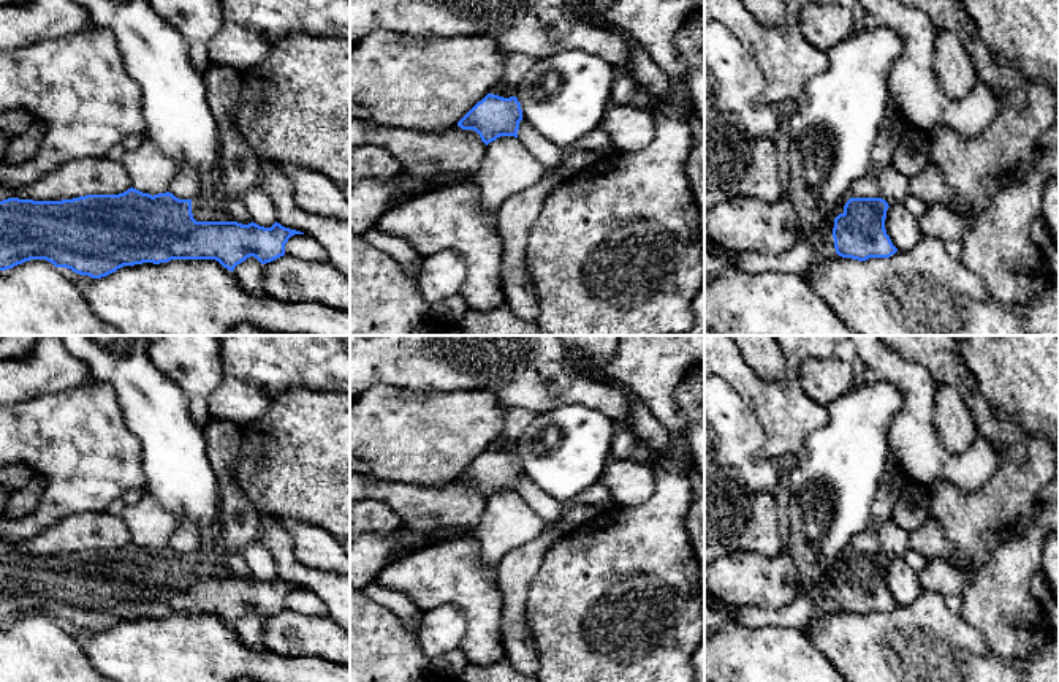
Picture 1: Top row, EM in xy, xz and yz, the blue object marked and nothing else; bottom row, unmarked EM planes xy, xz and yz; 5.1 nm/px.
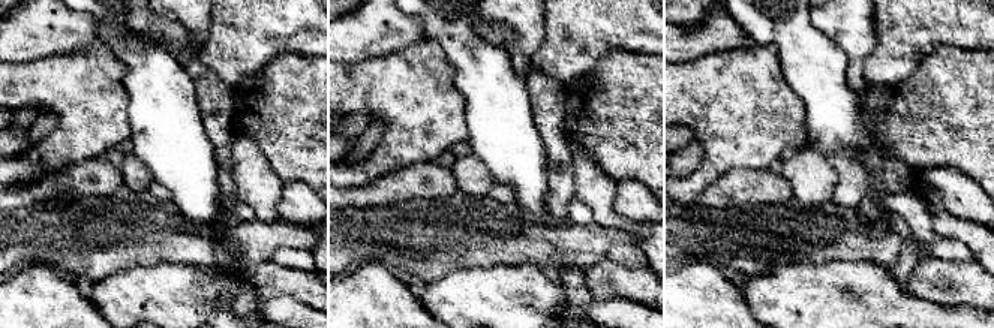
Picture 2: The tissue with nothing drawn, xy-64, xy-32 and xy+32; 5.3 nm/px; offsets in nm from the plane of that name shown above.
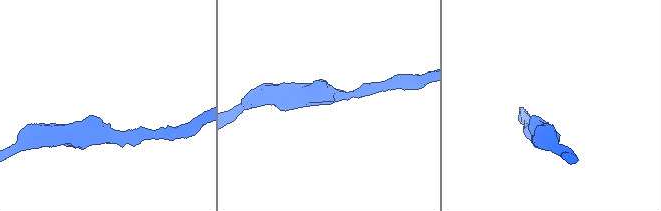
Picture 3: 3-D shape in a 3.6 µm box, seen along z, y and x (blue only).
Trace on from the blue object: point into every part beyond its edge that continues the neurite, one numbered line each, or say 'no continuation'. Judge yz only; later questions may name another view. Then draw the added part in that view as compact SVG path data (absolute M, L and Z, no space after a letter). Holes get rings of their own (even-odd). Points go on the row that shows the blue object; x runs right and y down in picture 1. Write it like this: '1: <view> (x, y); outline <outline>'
no continuation

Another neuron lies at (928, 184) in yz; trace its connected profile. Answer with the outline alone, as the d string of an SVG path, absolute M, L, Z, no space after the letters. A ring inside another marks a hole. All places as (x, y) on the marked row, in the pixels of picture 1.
M928 163L924 169L910 179L909 193L921 199L926 206L939 201L951 201L953 190L943 182L940 169L934 163Z

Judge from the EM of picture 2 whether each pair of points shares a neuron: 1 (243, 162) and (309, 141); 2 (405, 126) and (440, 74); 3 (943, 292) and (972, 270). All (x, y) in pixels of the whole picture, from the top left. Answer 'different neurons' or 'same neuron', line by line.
1: different neurons
2: same neuron
3: same neuron

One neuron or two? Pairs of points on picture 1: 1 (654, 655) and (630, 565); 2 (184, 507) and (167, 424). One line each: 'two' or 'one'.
1: one
2: one

